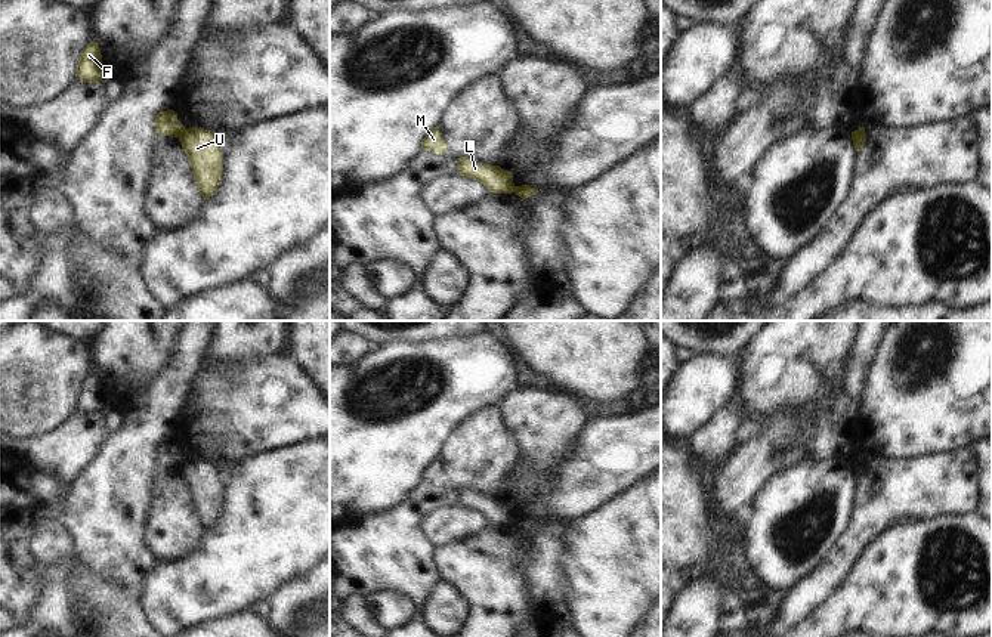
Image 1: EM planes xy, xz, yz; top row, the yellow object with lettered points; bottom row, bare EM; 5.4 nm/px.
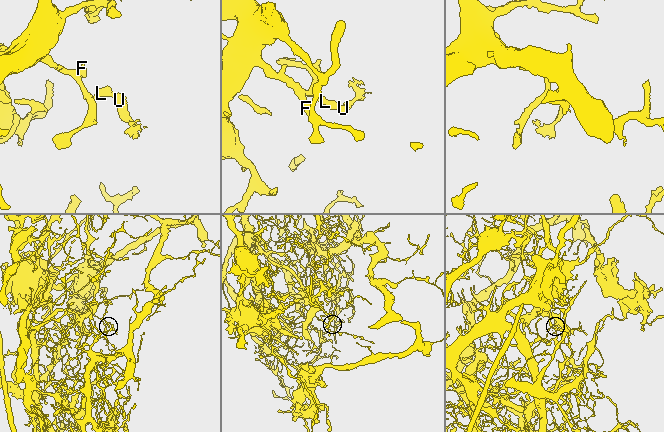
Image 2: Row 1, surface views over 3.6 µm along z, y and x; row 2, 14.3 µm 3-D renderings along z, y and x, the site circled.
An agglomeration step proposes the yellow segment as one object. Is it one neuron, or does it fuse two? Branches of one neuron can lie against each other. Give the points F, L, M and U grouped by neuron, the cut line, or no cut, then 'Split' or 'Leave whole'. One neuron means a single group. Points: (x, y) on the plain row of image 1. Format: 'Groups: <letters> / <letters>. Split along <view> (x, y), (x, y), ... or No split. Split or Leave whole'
Groups: F L M / U. Split along xy (184, 458), (178, 469). Split.

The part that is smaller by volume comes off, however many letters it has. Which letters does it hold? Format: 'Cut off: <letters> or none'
Cut off: U

